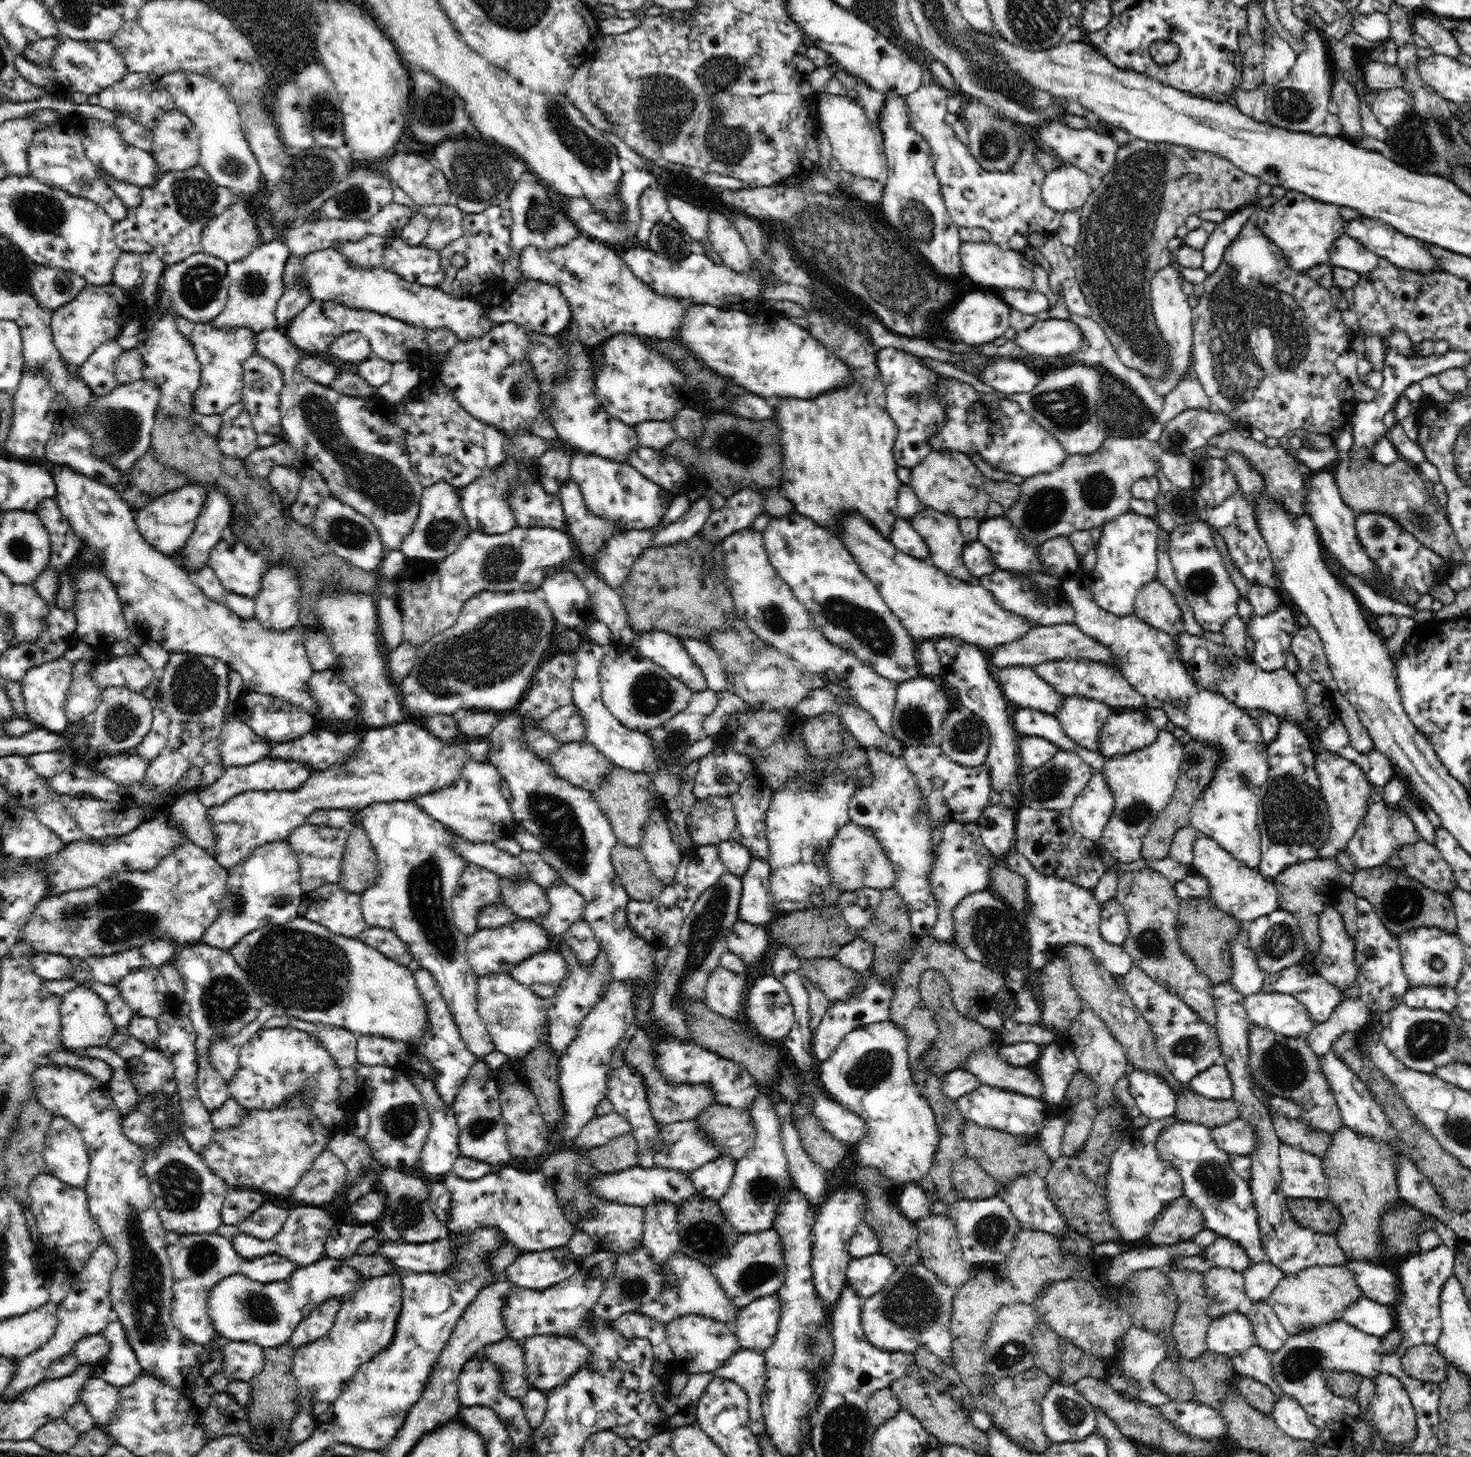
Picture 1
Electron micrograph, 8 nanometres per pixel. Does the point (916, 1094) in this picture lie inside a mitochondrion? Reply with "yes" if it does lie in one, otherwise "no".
no

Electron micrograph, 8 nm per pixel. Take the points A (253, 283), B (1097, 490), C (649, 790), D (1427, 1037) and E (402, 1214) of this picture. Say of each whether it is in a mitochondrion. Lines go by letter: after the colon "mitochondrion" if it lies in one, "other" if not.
A: mitochondrion
B: mitochondrion
C: other
D: mitochondrion
E: mitochondrion

